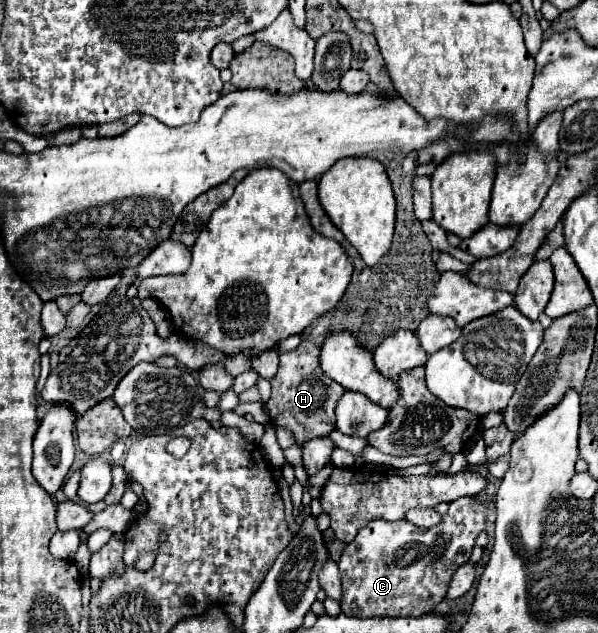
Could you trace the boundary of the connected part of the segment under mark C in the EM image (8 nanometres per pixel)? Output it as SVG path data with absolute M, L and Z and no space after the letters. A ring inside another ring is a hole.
M461 497L451 505L441 521L441 543L437 529L419 529L409 521L373 521L363 527L353 543L345 545L339 571L341 583L347 587L351 577L351 597L345 595L345 604L340 605L345 614L355 617L421 617L431 613L445 597L447 583L455 569L469 561L477 535L485 529L485 507L471 499ZM351 601L351 606L346 605Z

